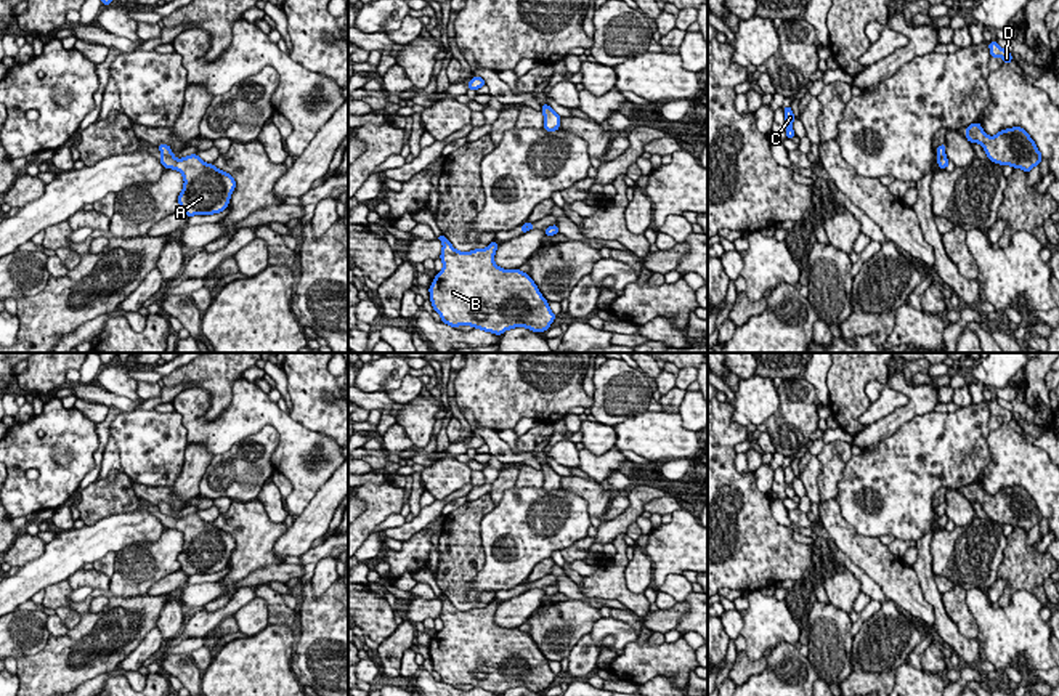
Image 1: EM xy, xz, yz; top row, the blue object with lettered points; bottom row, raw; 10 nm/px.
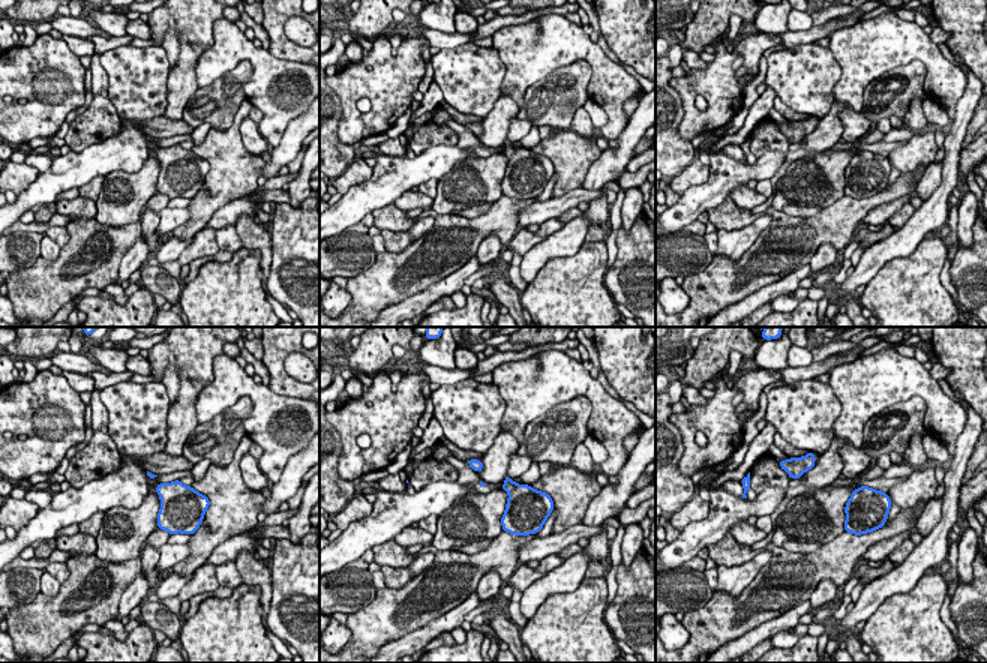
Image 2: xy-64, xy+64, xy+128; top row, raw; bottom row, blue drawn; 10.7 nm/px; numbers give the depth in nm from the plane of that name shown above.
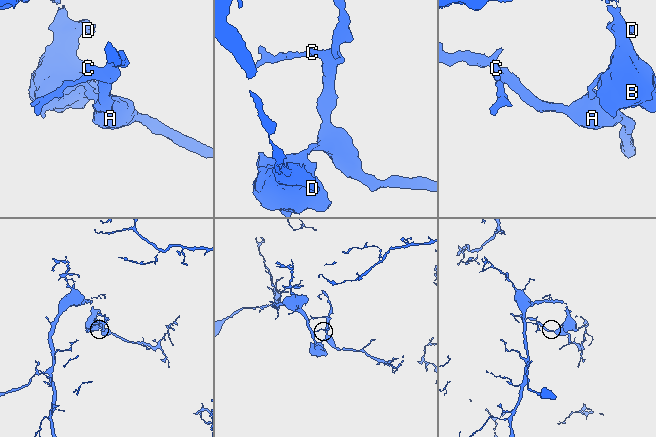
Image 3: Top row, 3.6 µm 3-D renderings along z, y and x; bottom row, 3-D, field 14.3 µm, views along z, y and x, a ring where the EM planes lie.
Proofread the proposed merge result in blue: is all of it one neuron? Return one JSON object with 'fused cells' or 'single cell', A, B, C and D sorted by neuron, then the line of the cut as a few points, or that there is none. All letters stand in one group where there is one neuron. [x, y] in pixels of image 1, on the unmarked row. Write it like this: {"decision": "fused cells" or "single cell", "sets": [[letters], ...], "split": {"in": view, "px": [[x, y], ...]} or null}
{"decision": "fused cells", "sets": [["A", "C"], ["B", "D"]], "split": {"in": "xy", "px": [[162, 513], [174, 517]]}}

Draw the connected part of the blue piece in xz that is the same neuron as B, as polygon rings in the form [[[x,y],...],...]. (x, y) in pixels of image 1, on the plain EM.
[[[444,595],[438,598],[443,603],[443,629],[433,637],[428,651],[433,670],[446,685],[472,685],[496,694],[515,686],[539,693],[555,680],[549,661],[528,632],[494,622],[499,601],[459,611]]]

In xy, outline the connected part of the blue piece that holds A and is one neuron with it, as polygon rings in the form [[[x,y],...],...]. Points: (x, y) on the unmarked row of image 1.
[[[197,513],[183,518],[160,515],[159,520],[164,528],[178,529],[183,534],[185,544],[178,563],[186,576],[213,574],[228,566],[236,548],[229,532],[202,521]]]

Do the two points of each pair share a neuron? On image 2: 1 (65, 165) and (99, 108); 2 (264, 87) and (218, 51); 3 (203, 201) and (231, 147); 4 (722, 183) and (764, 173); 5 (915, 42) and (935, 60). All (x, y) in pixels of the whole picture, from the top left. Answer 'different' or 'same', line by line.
1: different
2: same
3: same
4: same
5: same

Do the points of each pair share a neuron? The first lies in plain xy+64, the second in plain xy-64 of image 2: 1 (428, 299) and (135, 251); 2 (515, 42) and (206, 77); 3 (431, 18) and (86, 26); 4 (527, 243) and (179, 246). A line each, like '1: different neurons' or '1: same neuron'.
1: same neuron
2: same neuron
3: different neurons
4: same neuron

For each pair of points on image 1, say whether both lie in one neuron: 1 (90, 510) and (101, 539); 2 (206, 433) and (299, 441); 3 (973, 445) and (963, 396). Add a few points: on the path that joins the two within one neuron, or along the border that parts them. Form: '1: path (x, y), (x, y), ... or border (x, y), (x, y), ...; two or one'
1: border (130, 510), (106, 515), (87, 526); two
2: path (228, 428), (241, 419), (276, 419); one
3: border (971, 403), (960, 408); two

